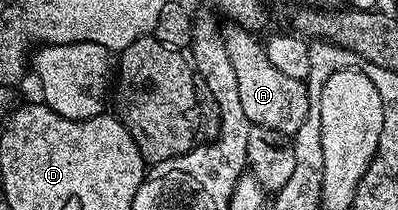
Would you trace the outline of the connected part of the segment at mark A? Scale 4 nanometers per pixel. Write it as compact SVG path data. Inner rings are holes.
M235 31L232 37L226 38L233 71L237 71L237 91L241 94L241 107L252 125L269 127L288 135L295 135L295 132L298 134L311 110L307 94L308 82L289 79L289 75L277 71L277 67L269 63L266 44L255 37L258 36L251 31Z

